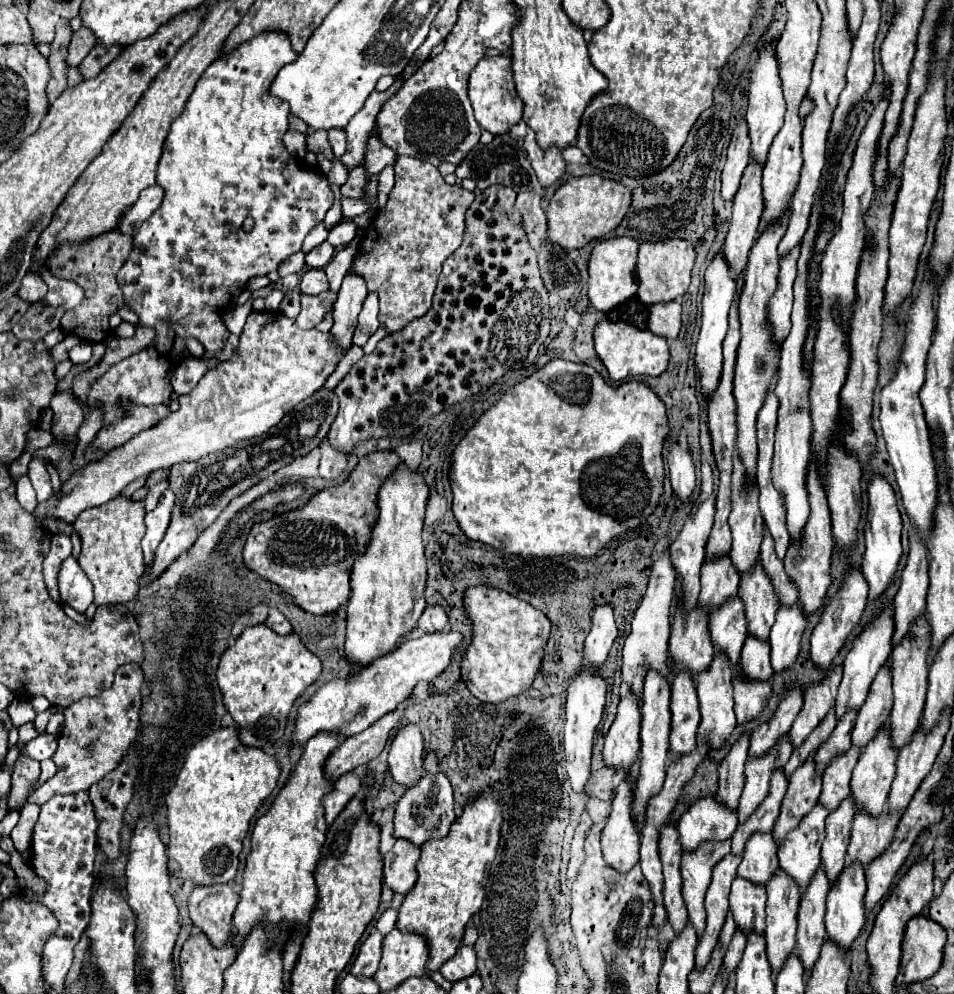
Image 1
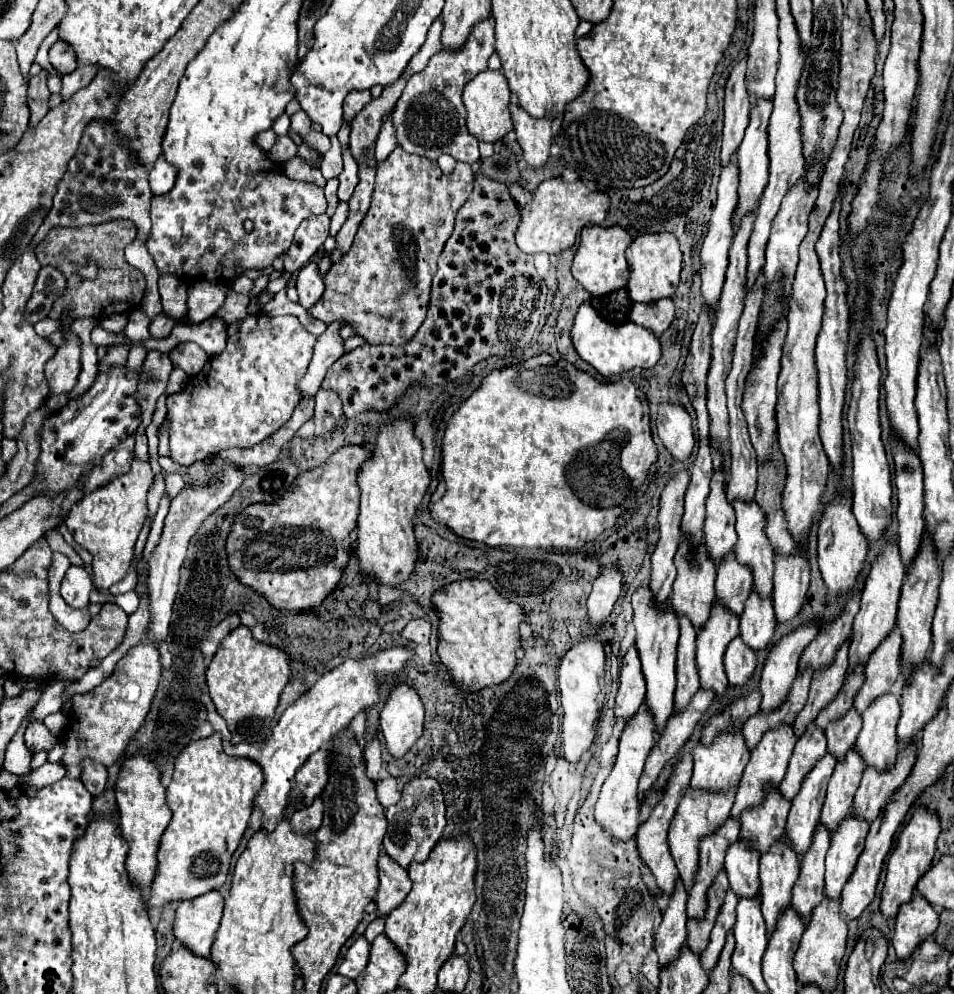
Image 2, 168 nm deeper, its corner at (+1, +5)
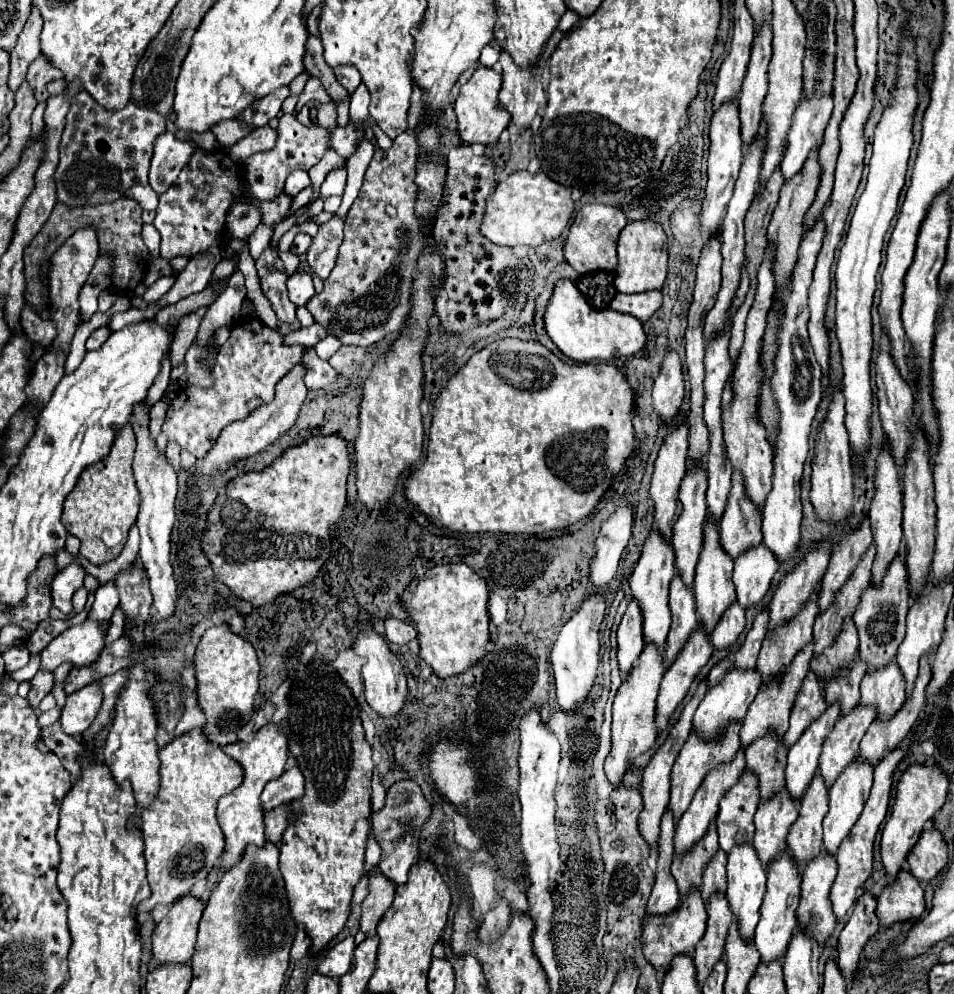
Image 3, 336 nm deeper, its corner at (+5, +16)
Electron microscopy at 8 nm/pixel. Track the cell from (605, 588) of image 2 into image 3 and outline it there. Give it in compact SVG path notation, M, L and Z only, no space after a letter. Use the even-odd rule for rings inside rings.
M629 506L617 508L601 526L595 542L595 556L591 560L591 580L595 586L605 586L617 574L621 554L631 538L633 510Z

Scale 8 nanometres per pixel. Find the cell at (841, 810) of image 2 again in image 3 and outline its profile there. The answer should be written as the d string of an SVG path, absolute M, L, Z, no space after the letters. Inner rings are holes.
M857 704L849 714L841 714L835 720L835 726L825 738L819 756L819 772L827 788L831 788L835 776L839 776L839 770L843 770L857 756L859 740L873 720L875 706L867 704Z

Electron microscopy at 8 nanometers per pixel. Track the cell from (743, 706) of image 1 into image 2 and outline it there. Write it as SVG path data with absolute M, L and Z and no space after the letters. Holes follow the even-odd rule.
M735 637L729 643L725 655L725 673L729 677L729 683L735 687L743 687L747 681L751 681L755 667L757 667L755 653L747 649L747 645L739 637Z

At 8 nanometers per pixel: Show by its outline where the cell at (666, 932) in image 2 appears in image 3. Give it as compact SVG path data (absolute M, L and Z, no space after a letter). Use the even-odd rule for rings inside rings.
M667 808L661 818L661 834L659 834L659 862L655 870L655 886L647 902L647 914L663 914L671 912L681 900L677 892L675 878L671 876L671 852L673 852L673 834L675 822L673 812Z

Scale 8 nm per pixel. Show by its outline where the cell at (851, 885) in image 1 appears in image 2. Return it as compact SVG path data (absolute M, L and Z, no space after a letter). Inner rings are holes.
M849 815L831 837L831 847L827 853L827 873L825 873L825 897L841 899L843 887L855 871L857 859L865 847L869 825L855 815Z

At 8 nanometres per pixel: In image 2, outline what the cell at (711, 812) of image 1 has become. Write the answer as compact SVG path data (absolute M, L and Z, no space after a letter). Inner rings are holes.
M723 733L713 745L697 745L691 787L701 791L729 791L739 787L749 753L741 733Z

